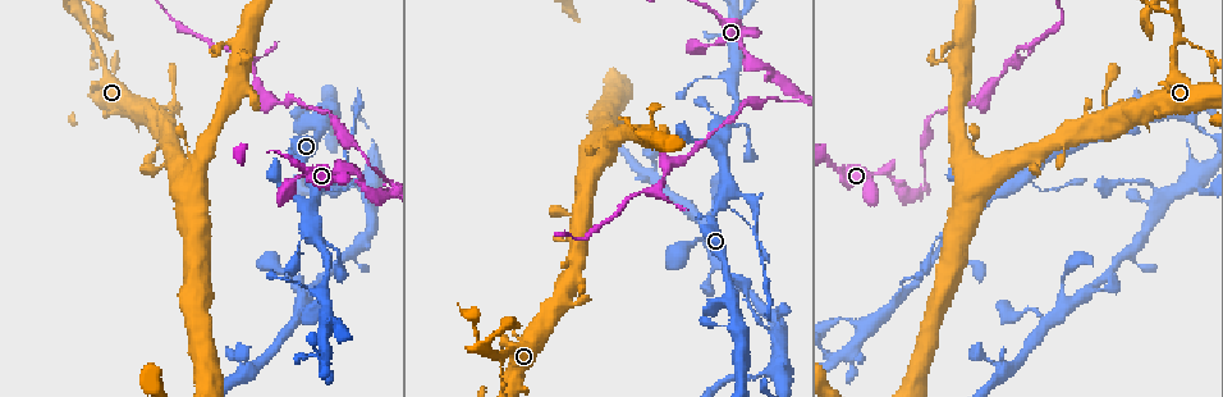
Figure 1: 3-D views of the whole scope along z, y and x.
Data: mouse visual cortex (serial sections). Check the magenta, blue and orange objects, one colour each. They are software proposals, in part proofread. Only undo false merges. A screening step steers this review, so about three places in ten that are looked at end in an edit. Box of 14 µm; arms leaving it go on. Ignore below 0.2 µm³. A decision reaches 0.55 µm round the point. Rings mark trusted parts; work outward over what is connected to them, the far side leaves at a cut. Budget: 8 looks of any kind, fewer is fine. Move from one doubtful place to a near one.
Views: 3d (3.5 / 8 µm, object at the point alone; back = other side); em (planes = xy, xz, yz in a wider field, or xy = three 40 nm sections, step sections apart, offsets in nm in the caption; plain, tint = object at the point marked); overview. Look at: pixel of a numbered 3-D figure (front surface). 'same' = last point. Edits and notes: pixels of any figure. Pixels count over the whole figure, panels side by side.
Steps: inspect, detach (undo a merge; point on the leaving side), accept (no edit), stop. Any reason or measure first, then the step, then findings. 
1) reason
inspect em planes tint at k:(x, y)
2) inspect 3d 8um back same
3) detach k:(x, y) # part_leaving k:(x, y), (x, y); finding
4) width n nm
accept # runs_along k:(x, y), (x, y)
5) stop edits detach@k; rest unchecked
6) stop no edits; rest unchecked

inspect 3d 3.5um at 1:(95, 41)

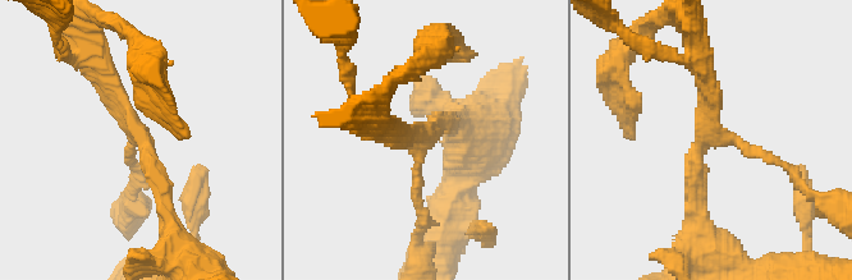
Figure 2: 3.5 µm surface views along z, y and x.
arms 3; arm_widths 150, 200, 250 nm
inspect em xy step 1 tint at 2:(143, 139)

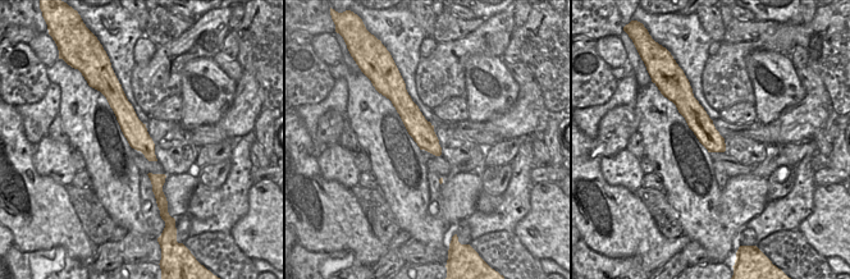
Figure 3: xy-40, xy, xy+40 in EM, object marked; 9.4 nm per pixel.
width 220 nm
accept # runs_along 3:(118, 92), (129, 124), (152, 158); all the same cell

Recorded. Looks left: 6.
three-way junction
inspect 3d 8um at 1:(735, 193)

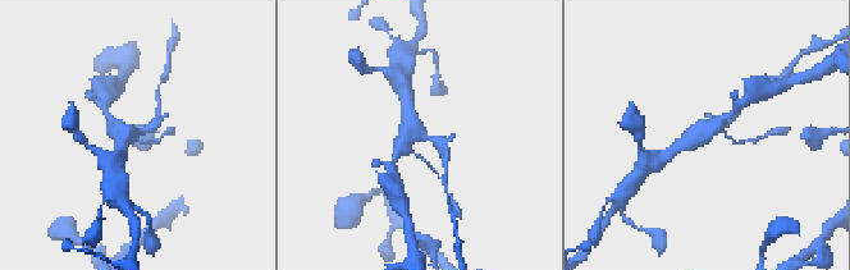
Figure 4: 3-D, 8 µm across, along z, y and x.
inspect em planes tint at 4:(133, 137)

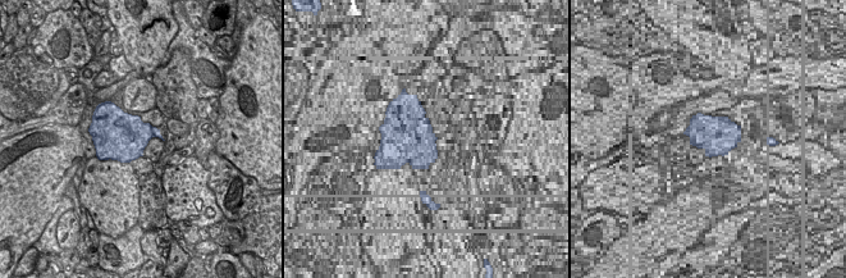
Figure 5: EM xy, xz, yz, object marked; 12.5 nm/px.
detach 4:(446, 154) # part_leaving 4:(433, 140), (442, 145), (446, 178); a second cell is stuck on

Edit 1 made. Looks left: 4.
abrupt turn
inspect 3d 3.5um at 1:(797, 94)

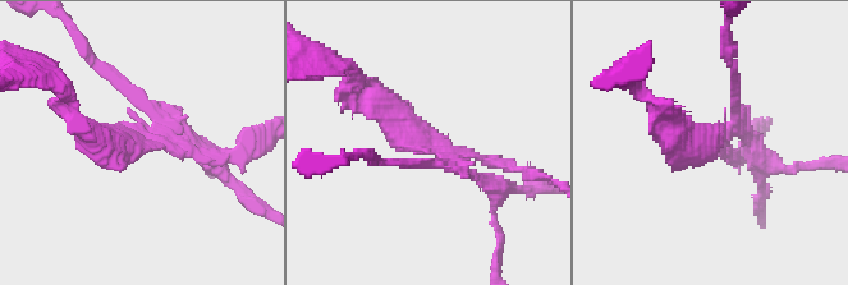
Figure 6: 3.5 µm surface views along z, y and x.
need the tissue
inspect em xy step 2 tint at 6:(419, 139)

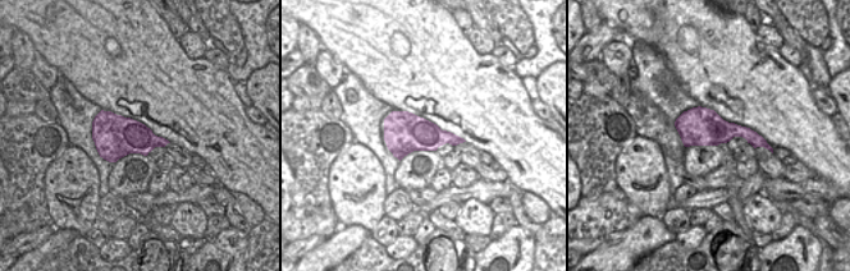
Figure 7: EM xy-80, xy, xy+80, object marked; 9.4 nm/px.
detach 6:(500, 182) # part_leaving 6:(449, 164), (385, 164), (362, 154); a second cell is stuck on

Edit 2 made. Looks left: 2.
stop edits detach@4, detach@6; rest unchecked

